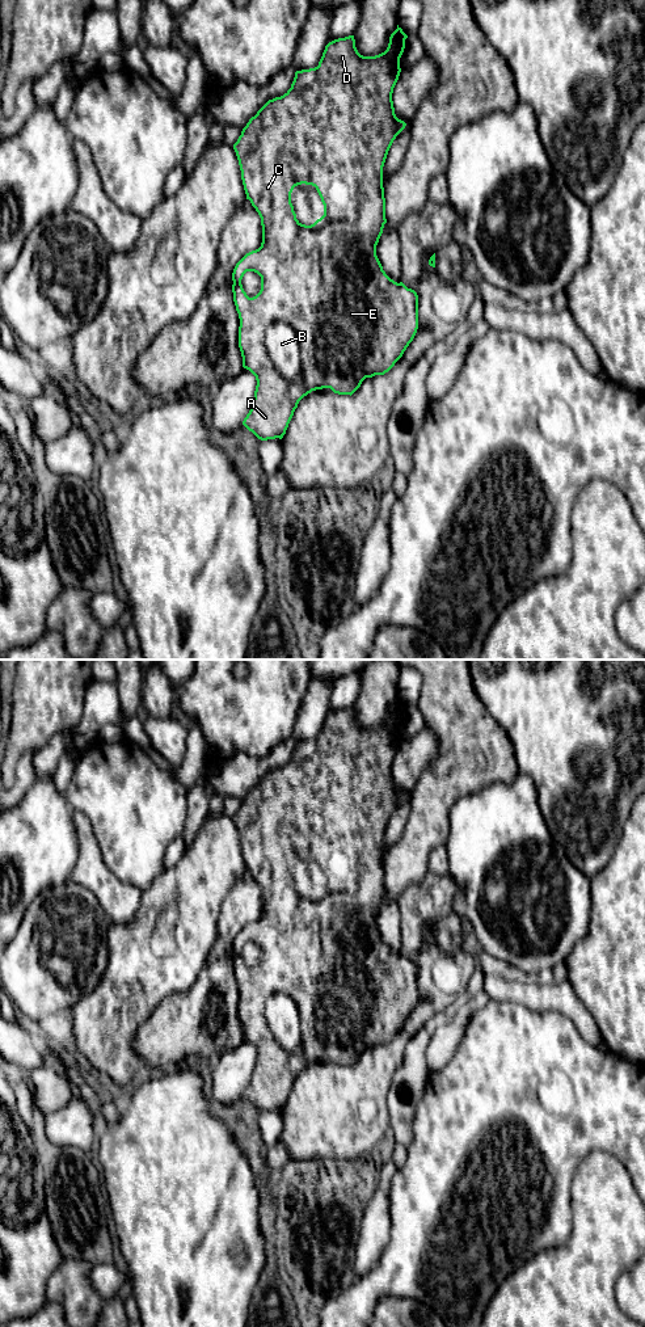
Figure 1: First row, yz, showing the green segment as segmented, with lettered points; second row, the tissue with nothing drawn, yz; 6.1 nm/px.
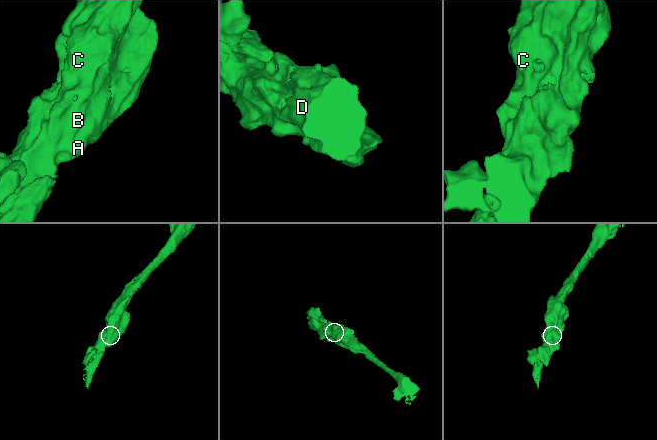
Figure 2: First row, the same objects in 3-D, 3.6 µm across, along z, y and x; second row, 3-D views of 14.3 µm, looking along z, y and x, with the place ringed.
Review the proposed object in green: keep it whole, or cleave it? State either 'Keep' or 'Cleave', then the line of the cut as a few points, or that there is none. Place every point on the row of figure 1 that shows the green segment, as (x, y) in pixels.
Cleave. Split along yz (274, 321), (265, 332), (265, 350), (273, 366), (294, 383)

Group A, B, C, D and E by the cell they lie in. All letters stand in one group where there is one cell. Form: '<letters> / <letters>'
A C D E / B

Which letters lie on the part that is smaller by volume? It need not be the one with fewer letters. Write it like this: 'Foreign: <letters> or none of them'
Foreign: B

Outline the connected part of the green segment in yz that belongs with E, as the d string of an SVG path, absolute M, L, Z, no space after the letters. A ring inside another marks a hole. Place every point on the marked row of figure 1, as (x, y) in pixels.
M397 25L397 29L391 34L388 47L384 52L375 56L363 56L355 47L354 35L338 38L329 42L325 46L319 66L309 69L302 69L295 72L291 88L281 97L269 100L254 117L249 119L246 126L243 129L241 135L233 144L236 152L241 180L246 199L250 201L261 218L262 226L262 243L256 250L246 253L235 266L232 273L232 292L236 311L240 319L239 327L239 347L243 357L243 367L249 370L257 380L254 399L250 404L250 410L243 421L243 425L252 431L258 439L282 439L286 434L288 424L298 408L299 401L316 389L330 388L338 395L353 395L362 384L366 378L375 375L384 375L388 372L395 363L402 357L404 351L413 341L418 329L418 295L414 290L408 288L402 282L397 283L391 279L376 256L376 245L383 233L385 219L385 198L383 188L383 167L388 155L388 151L396 139L396 136L405 129L406 123L399 119L395 114L392 93L399 80L401 68L400 58L405 49L405 39L408 35ZM298 185L312 185L316 188L321 202L324 205L324 215L317 219L313 224L305 226L296 219L294 206L291 203L291 193ZM246 271L254 271L261 277L260 292L249 298L243 288L241 279ZM274 323L286 323L290 325L299 340L299 353L302 361L300 374L295 383L287 382L274 367L266 347L265 347L265 332Z

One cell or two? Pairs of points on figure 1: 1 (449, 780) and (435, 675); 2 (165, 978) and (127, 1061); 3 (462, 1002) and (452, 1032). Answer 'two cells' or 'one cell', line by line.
1: one cell
2: one cell
3: one cell

